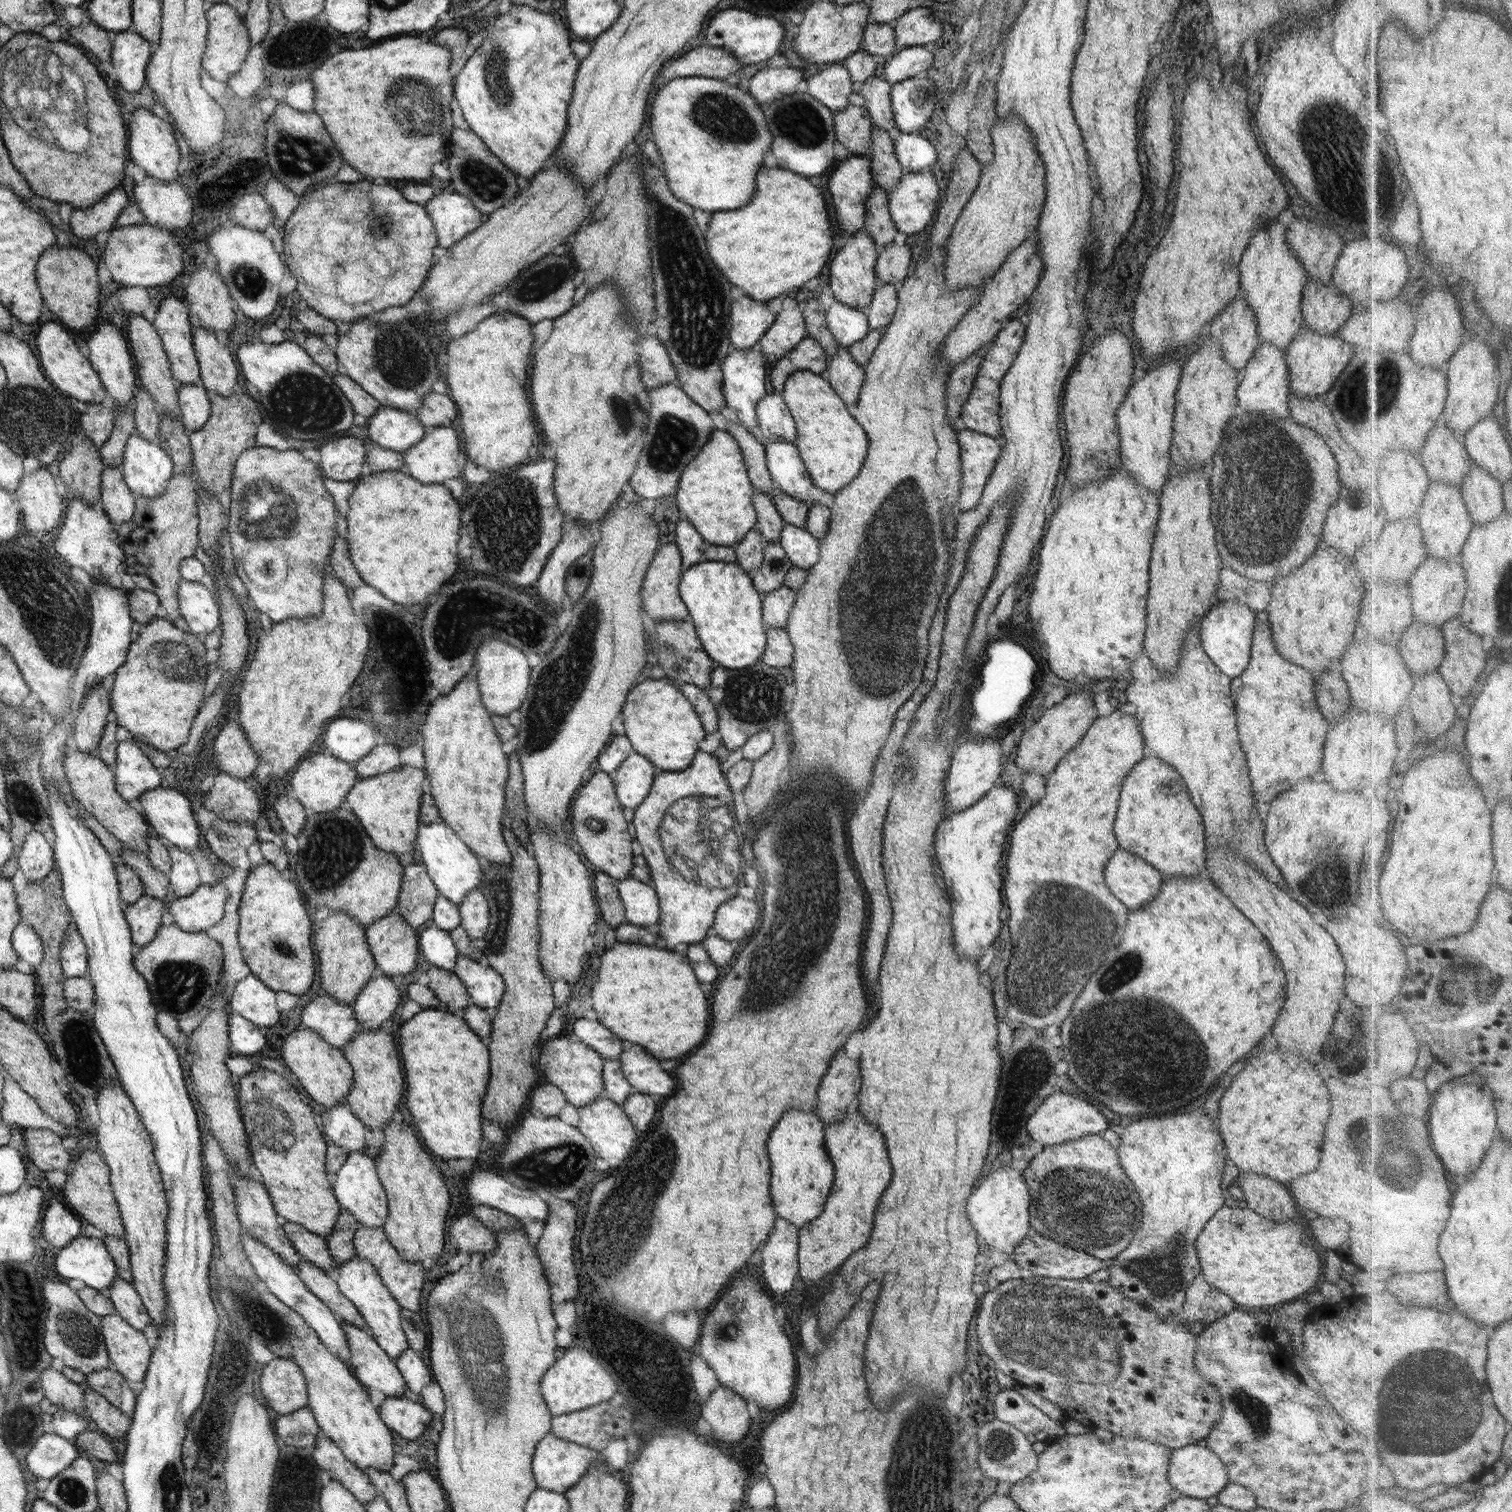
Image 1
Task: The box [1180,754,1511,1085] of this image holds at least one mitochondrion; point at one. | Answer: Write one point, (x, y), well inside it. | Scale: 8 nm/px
(1468, 983)

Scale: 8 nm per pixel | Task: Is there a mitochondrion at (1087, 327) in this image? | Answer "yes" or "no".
no

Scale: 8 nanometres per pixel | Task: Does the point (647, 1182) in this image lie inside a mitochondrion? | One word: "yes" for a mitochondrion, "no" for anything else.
yes

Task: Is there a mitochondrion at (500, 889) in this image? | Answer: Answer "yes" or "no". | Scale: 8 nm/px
yes

